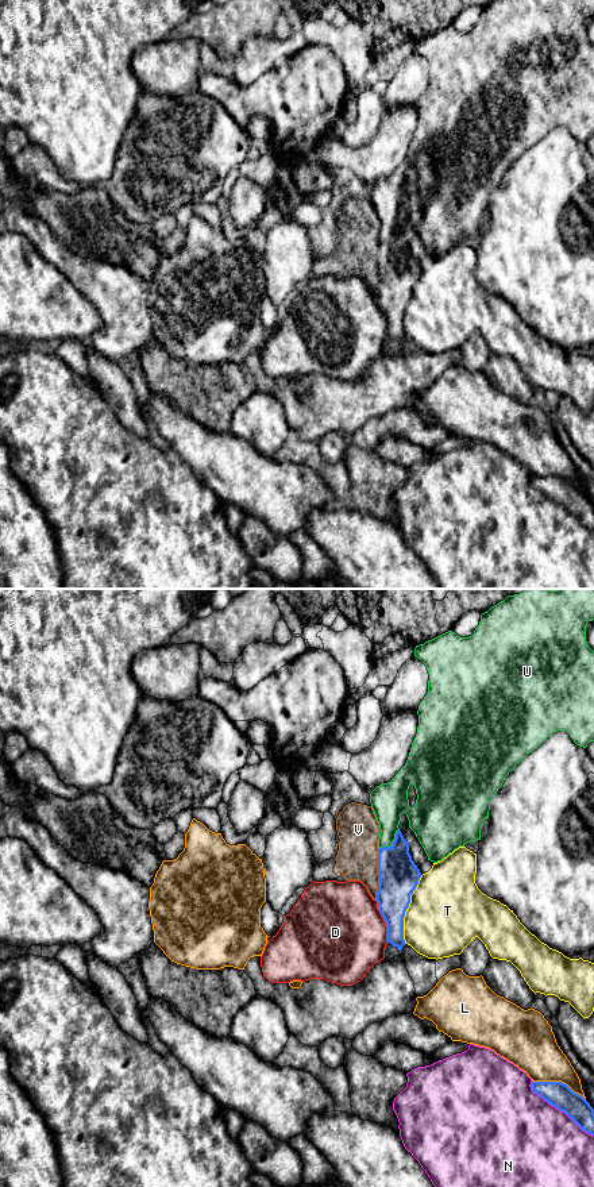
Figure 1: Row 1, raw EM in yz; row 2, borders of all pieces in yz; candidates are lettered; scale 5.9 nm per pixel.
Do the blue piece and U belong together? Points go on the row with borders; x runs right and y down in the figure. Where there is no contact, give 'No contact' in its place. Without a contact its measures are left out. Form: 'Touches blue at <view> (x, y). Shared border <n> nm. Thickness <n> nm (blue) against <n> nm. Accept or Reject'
Touches blue at yz (393, 843). Shared border 180 nm. Thickness 240 nm (blue) against 220 nm. Accept

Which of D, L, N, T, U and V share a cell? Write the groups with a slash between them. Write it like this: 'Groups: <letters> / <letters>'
Groups: D / L / N / T / U / V

